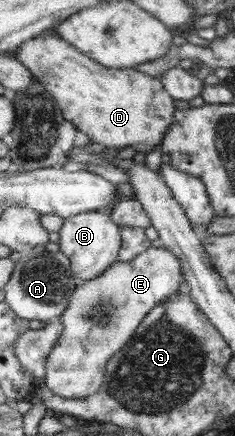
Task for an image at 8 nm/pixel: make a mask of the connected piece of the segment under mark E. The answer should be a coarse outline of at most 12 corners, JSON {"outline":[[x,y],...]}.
{"outline":[[153,246],[79,285],[47,358],[52,394],[87,398],[180,258]]}

